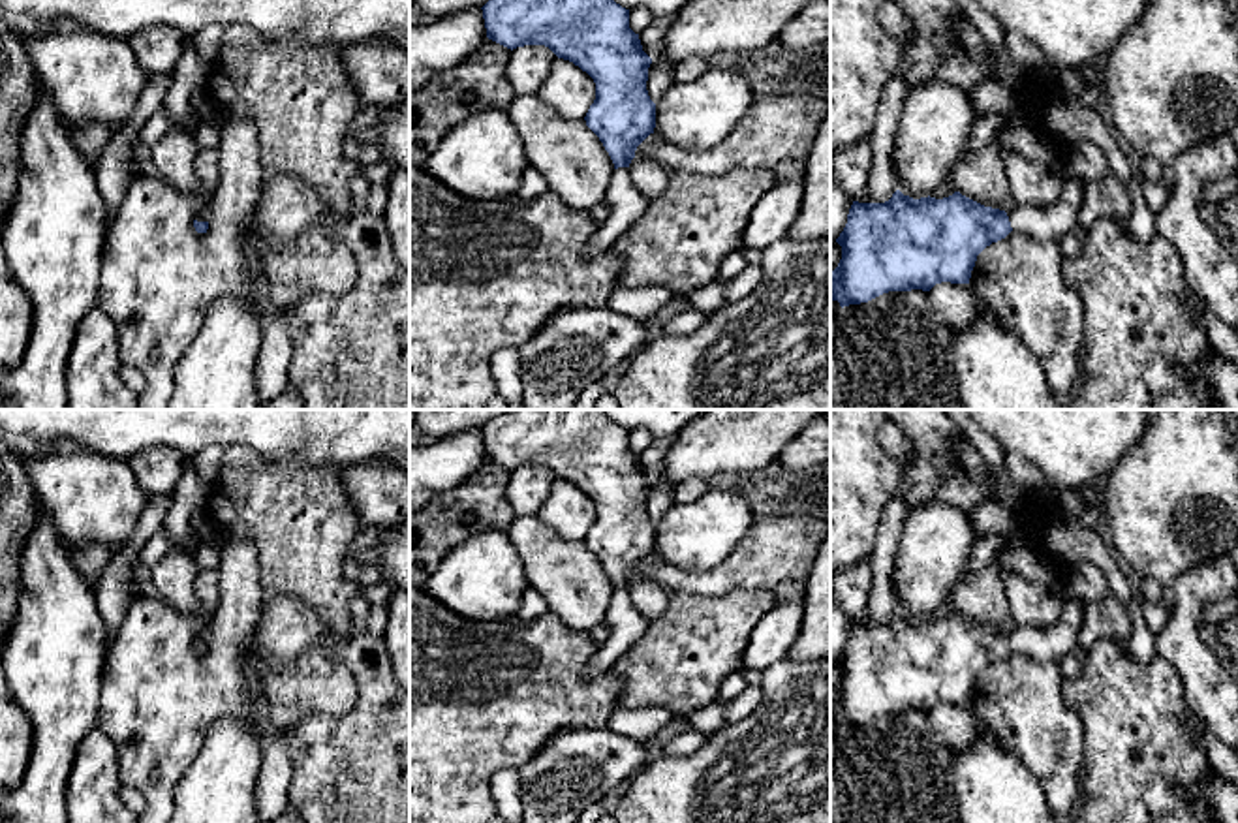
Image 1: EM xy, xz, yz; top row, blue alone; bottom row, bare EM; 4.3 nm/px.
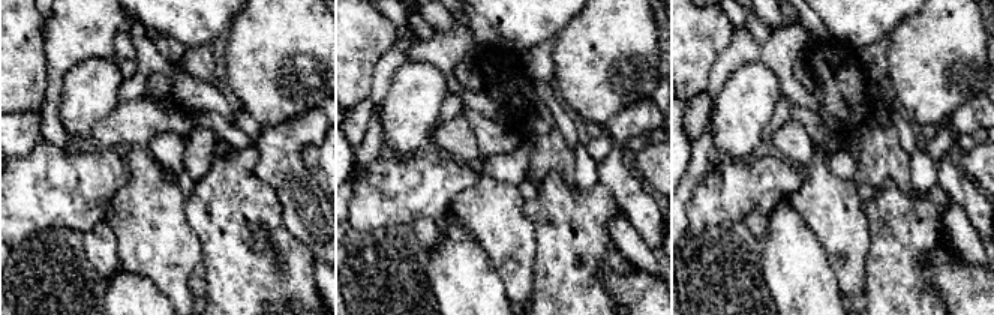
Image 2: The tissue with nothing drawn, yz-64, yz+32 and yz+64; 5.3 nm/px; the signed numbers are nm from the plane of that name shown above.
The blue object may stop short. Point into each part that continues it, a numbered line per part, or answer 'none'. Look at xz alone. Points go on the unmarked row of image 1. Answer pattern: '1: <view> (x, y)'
1: xz (626, 622)

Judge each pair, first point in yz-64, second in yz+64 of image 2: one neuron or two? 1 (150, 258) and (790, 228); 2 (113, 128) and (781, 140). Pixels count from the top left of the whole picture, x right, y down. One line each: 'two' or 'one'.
1: two
2: one

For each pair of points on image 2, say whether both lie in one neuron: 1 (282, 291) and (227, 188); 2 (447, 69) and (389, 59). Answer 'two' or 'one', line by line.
1: one
2: one

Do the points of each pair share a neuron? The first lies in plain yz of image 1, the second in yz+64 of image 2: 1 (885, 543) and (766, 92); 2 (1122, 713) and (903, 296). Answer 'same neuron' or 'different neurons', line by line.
1: different neurons
2: same neuron

